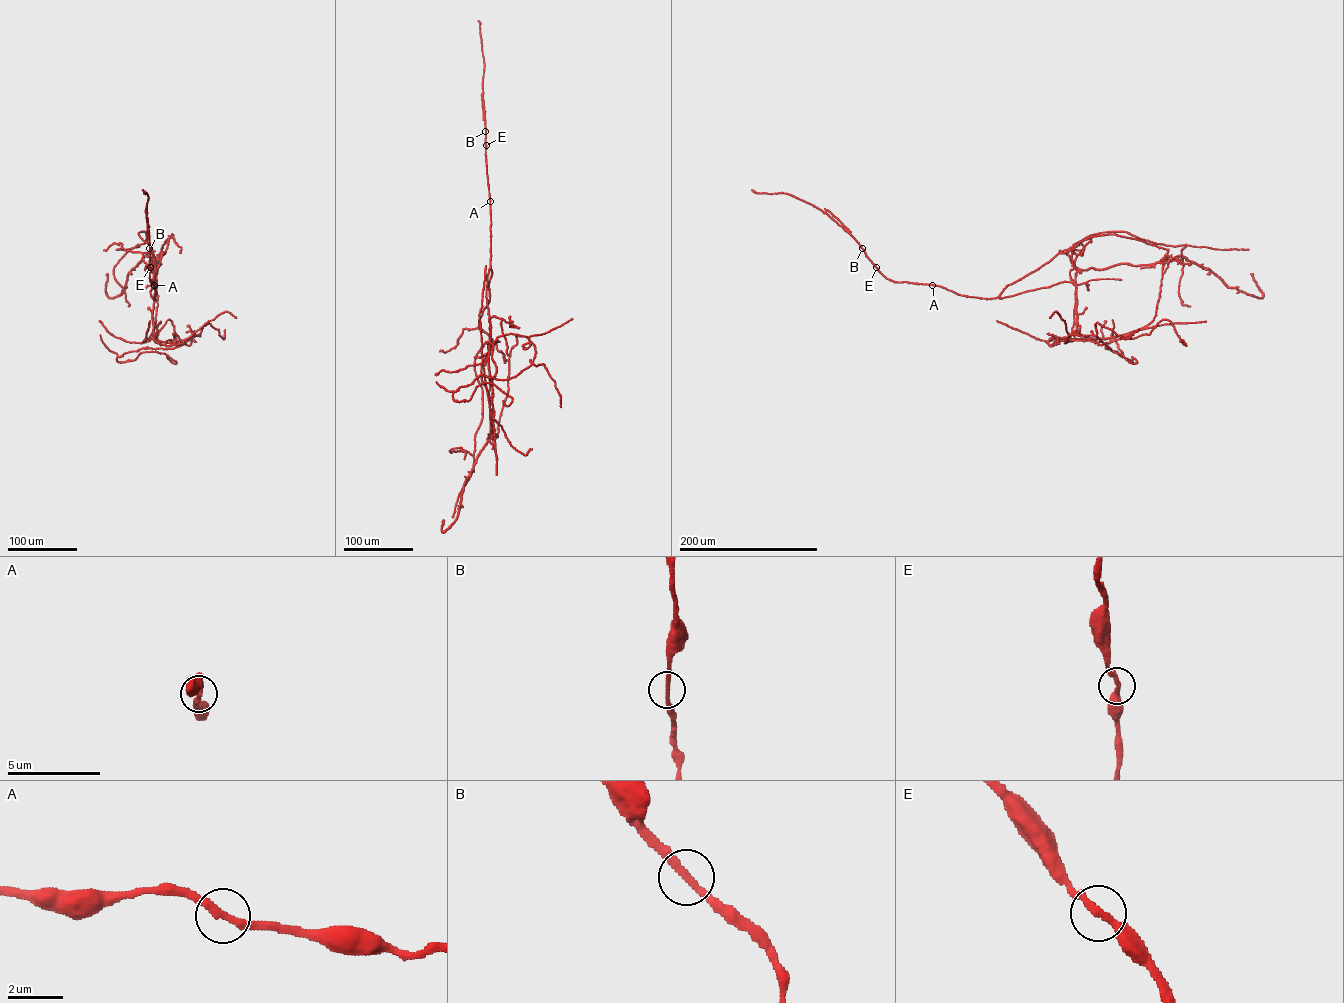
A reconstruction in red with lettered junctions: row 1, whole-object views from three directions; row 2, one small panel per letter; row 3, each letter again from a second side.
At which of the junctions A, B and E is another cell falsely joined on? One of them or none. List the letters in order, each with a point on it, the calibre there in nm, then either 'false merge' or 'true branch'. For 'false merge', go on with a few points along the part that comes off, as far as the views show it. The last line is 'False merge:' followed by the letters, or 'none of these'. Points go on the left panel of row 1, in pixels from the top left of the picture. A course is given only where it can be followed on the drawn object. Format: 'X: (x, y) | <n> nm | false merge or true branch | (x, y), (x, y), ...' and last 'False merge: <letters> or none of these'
A: (154, 285) | 240 nm | true branch
B: (149, 248) | 240 nm | true branch
E: (150, 267) | 240 nm | true branch
False merge: none of these

